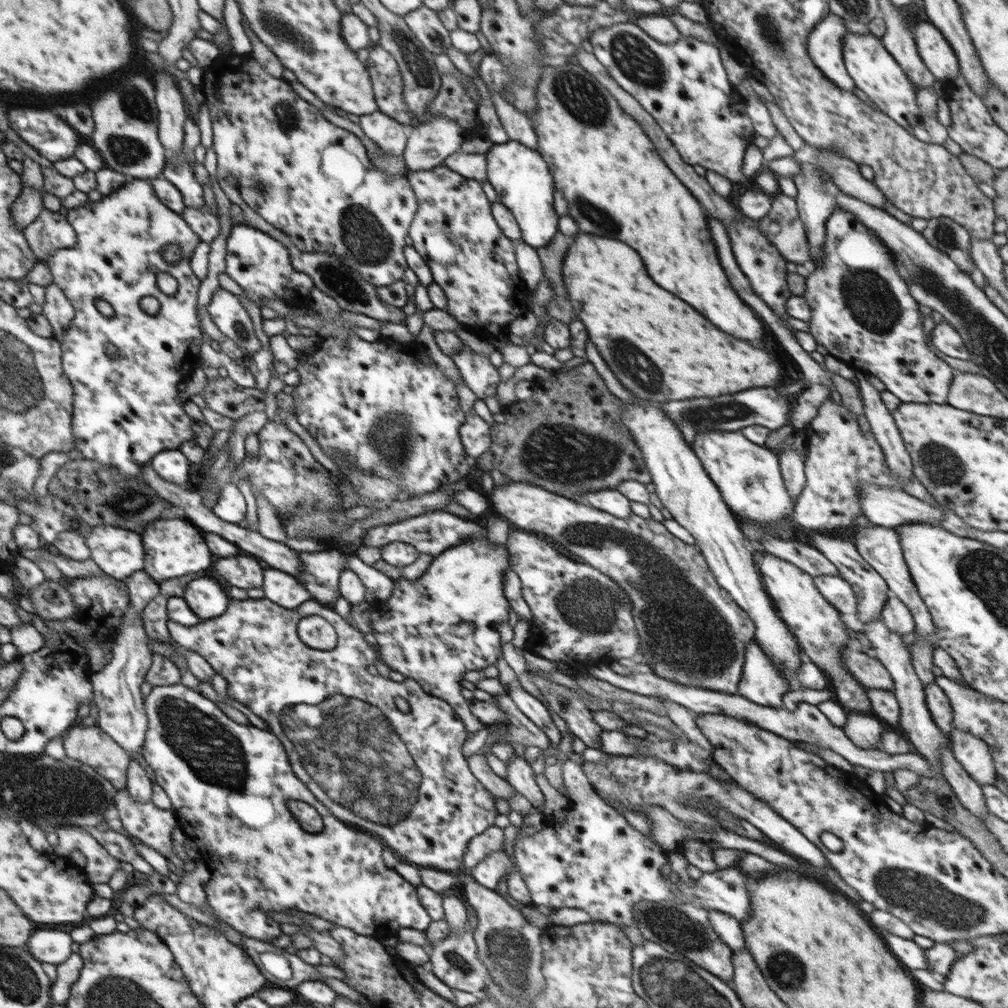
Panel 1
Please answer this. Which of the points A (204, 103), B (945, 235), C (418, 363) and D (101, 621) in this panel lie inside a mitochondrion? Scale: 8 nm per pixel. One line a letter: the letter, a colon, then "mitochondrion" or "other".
A: other
B: mitochondrion
C: other
D: other

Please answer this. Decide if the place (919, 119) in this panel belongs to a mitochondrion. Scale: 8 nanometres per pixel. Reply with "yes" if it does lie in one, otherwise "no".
no

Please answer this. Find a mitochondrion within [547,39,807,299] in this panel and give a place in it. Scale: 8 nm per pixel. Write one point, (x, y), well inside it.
(584, 101)

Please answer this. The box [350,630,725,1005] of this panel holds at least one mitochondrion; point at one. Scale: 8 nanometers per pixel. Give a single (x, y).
(515, 960)

